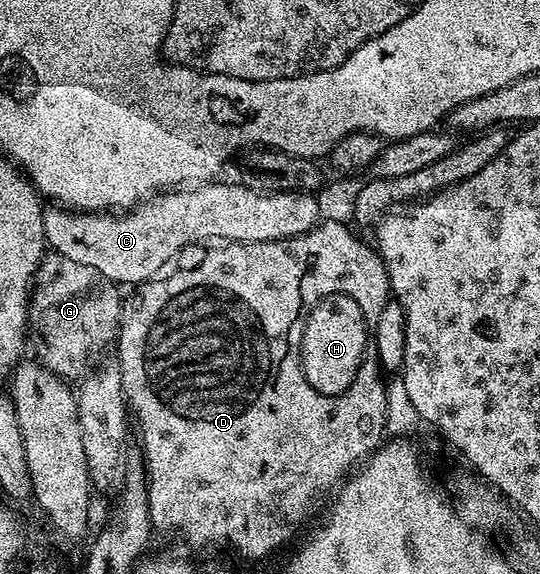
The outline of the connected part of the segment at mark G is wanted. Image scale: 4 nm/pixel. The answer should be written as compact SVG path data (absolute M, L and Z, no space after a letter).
M54 250L48 251L35 271L27 302L27 326L33 340L35 336L38 362L62 378L78 377L98 352L116 343L125 303L119 292L120 285L105 278L101 270L73 262Z

